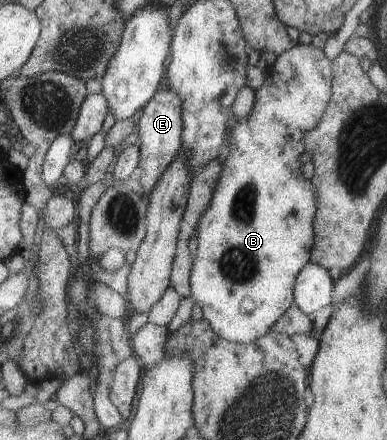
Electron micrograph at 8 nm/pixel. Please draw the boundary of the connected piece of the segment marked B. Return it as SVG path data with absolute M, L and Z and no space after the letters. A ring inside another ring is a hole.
M299 44L291 50L277 56L275 62L266 67L264 73L264 82L256 90L257 98L254 109L250 115L236 120L233 128L230 130L229 147L231 152L225 154L221 159L222 168L218 179L215 182L214 191L208 203L208 207L202 212L199 221L197 239L197 258L193 263L191 273L191 290L194 302L201 307L204 317L211 323L211 326L224 339L237 344L251 344L257 339L264 337L273 329L276 322L287 313L288 309L295 303L295 287L299 273L311 261L311 253L315 246L316 230L314 227L315 215L319 209L319 201L317 200L317 191L312 185L311 180L306 179L302 175L302 163L300 157L307 150L305 138L308 133L315 129L322 121L323 115L327 111L328 105L331 103L333 96L333 82L335 81L333 73L333 61L326 57L326 53L322 49L314 47L312 44Z

